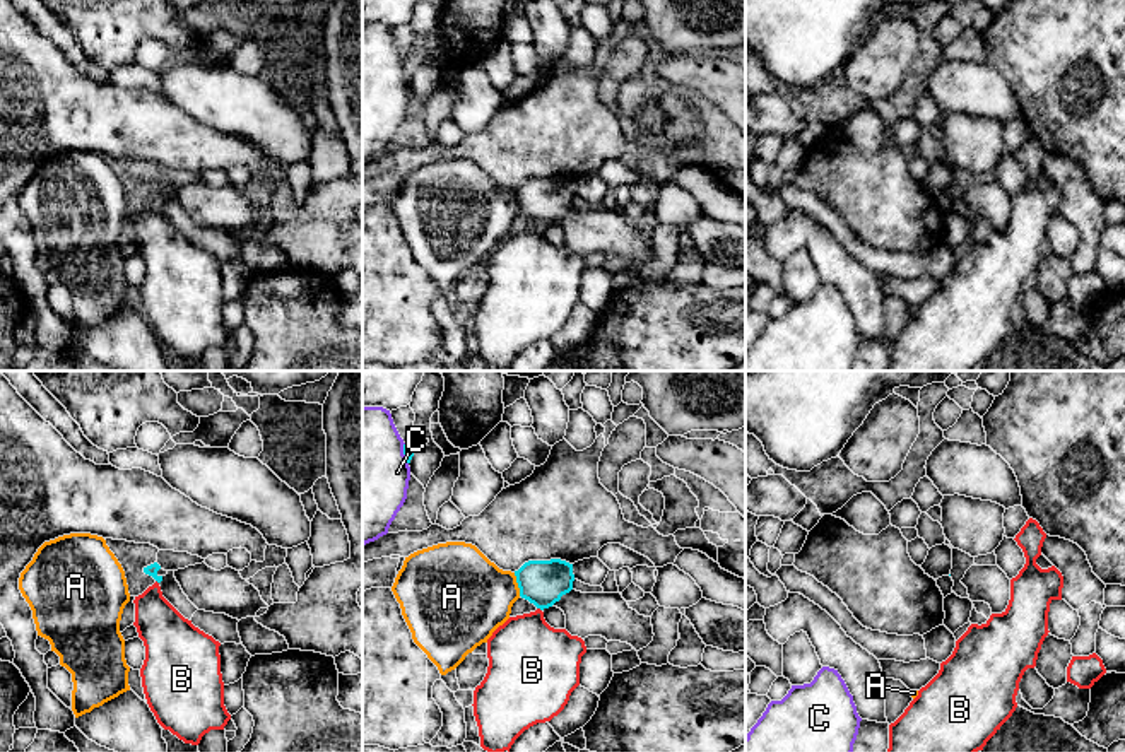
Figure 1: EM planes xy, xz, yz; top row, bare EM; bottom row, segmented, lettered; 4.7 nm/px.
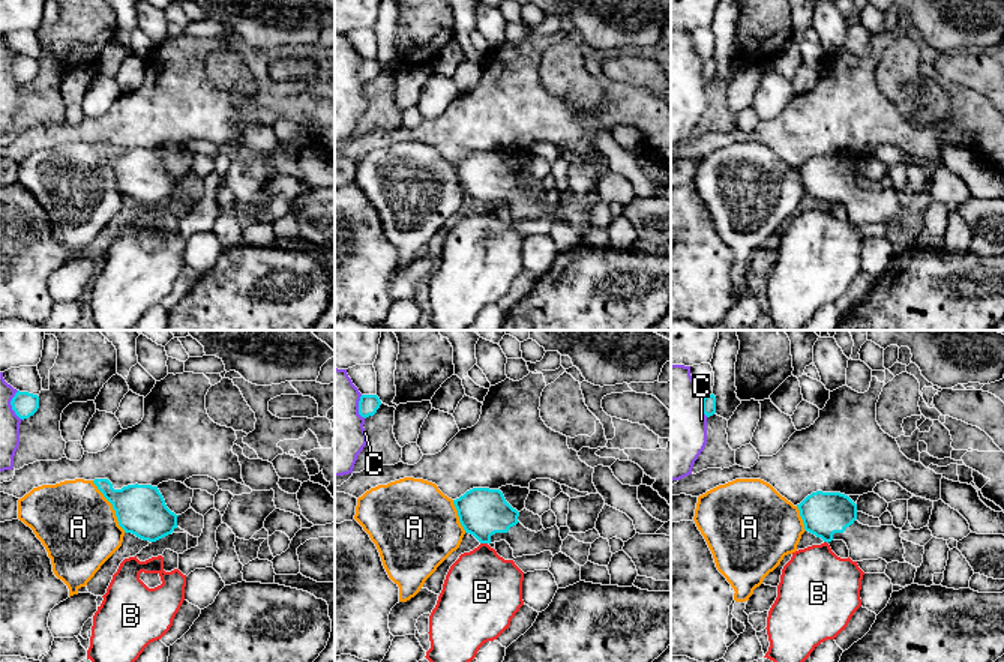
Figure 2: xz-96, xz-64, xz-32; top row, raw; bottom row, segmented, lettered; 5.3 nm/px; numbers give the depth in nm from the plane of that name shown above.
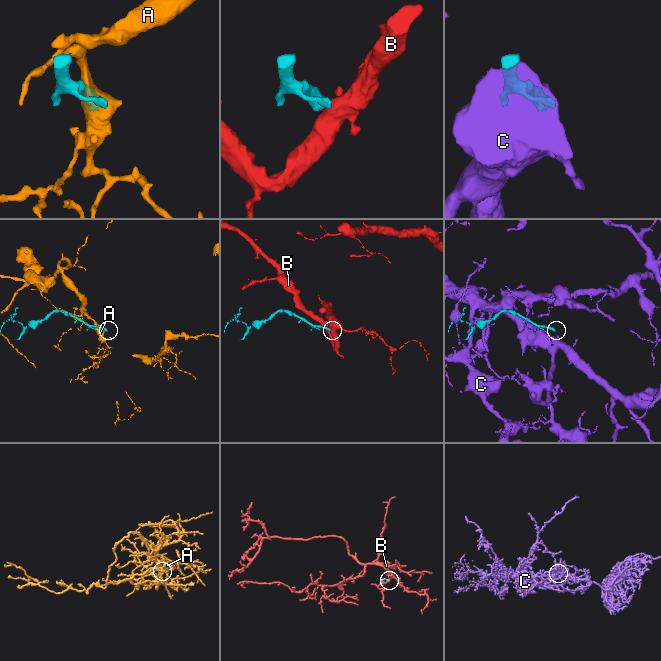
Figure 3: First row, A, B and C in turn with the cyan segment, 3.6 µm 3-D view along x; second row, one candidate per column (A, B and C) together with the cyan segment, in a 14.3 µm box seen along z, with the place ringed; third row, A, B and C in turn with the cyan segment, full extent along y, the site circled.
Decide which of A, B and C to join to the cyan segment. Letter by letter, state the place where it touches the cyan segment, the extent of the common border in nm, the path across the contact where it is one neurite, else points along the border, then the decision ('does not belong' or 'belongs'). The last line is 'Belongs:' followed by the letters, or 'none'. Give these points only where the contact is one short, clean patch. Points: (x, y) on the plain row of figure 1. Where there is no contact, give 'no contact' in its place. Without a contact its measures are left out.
A: xz (518, 202) | 120 nm | does not belong
B: xz (539, 224) | 30 nm | along xz (537, 224), (541, 228) | does not belong
C: xz (404, 70) | 110 nm | does not belong
Belongs: none

